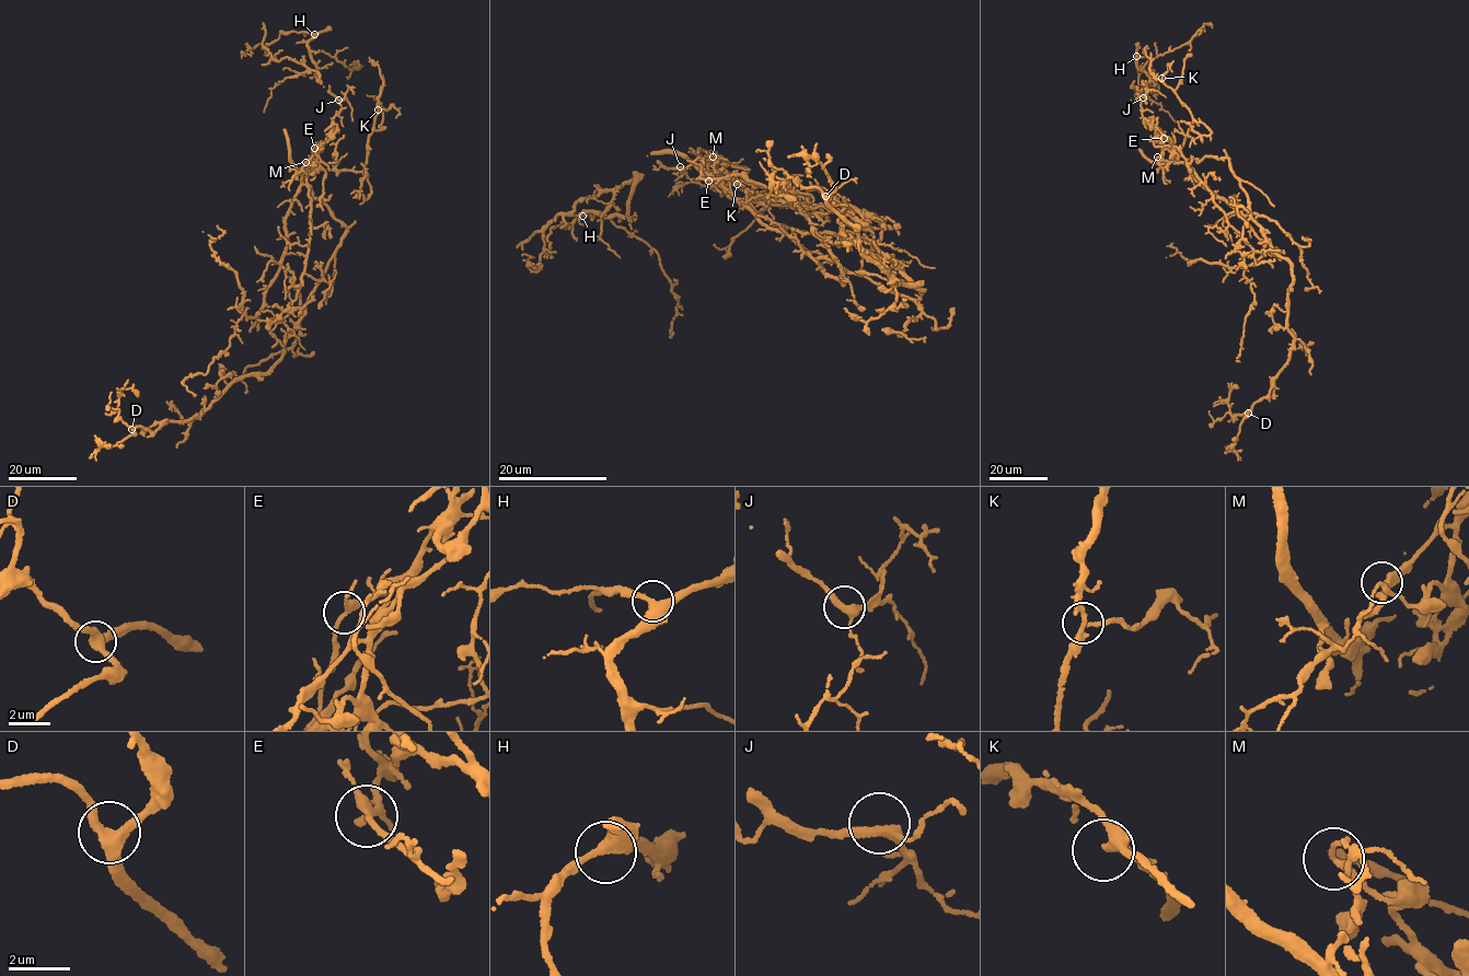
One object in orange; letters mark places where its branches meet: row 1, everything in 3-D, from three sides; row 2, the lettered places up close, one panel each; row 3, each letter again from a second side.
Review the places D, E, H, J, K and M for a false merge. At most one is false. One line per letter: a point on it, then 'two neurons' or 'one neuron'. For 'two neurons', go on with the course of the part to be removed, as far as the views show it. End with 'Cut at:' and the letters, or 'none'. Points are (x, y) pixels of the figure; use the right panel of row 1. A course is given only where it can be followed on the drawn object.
D: at (1248, 413); one neuron
E: at (1164, 138); one neuron
H: at (1136, 56); one neuron
J: at (1143, 97); one neuron
K: at (1161, 78); one neuron
M: at (1157, 157); two neurons; foreign part runs (1157, 157), (1163, 155), (1166, 147), (1145, 119), (1146, 128)
Cut at: M

